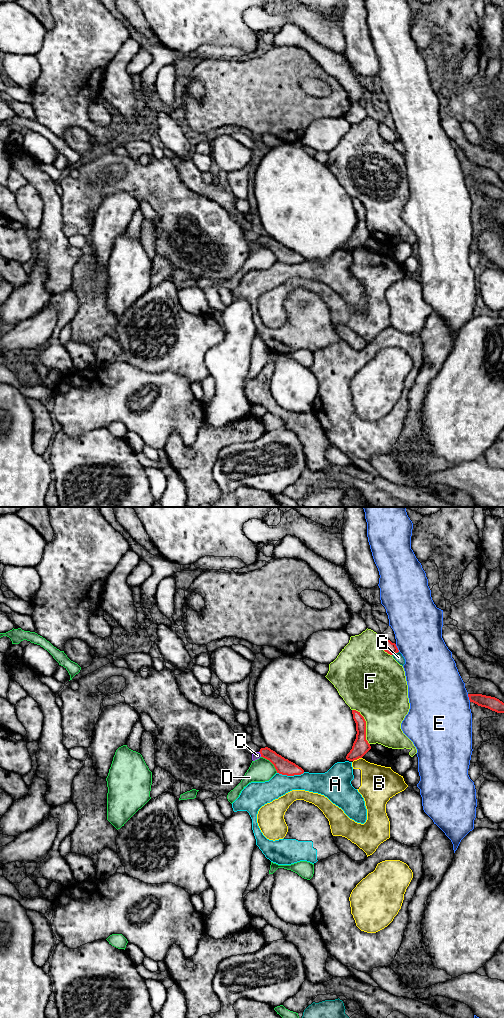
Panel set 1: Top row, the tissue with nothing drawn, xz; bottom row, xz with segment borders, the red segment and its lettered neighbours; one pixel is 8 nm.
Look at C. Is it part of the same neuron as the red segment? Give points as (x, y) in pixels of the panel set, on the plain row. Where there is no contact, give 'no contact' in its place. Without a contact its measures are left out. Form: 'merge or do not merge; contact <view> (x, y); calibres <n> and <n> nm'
merge; contact xz (260, 241); calibres 130 and 60 nm

